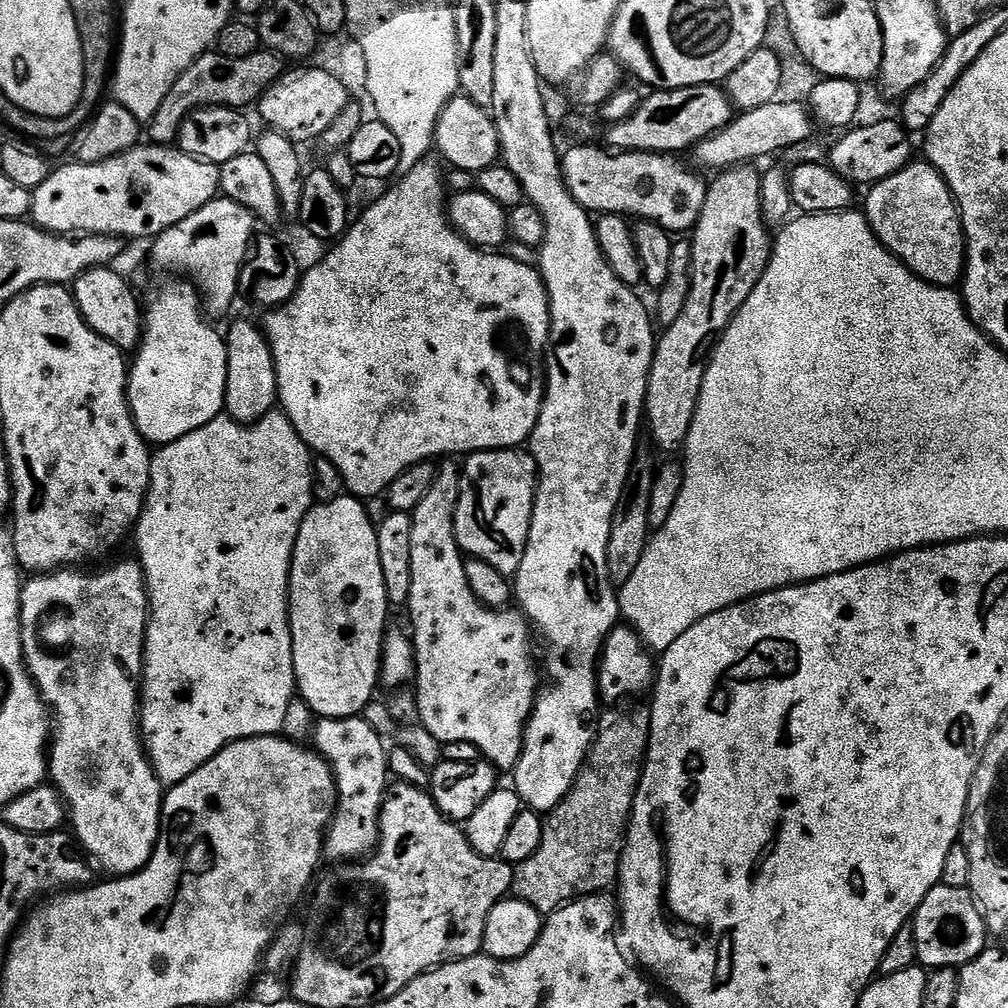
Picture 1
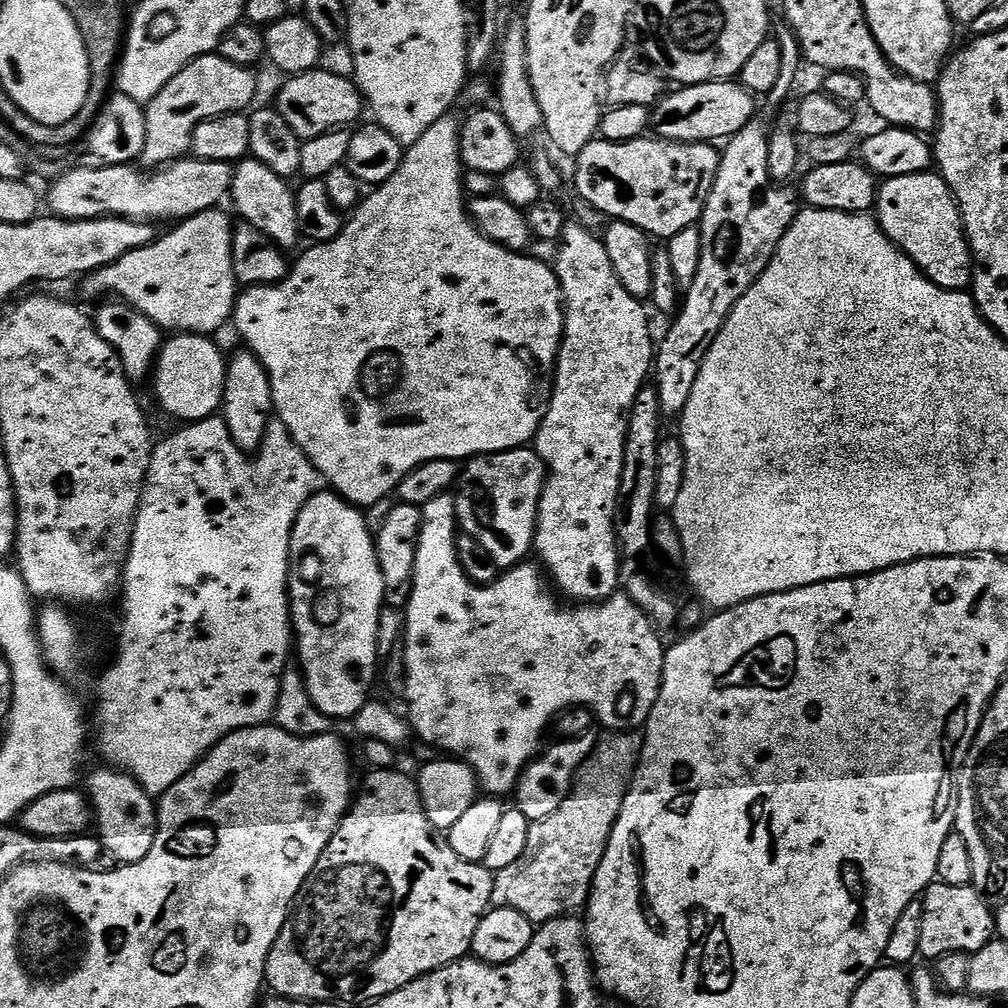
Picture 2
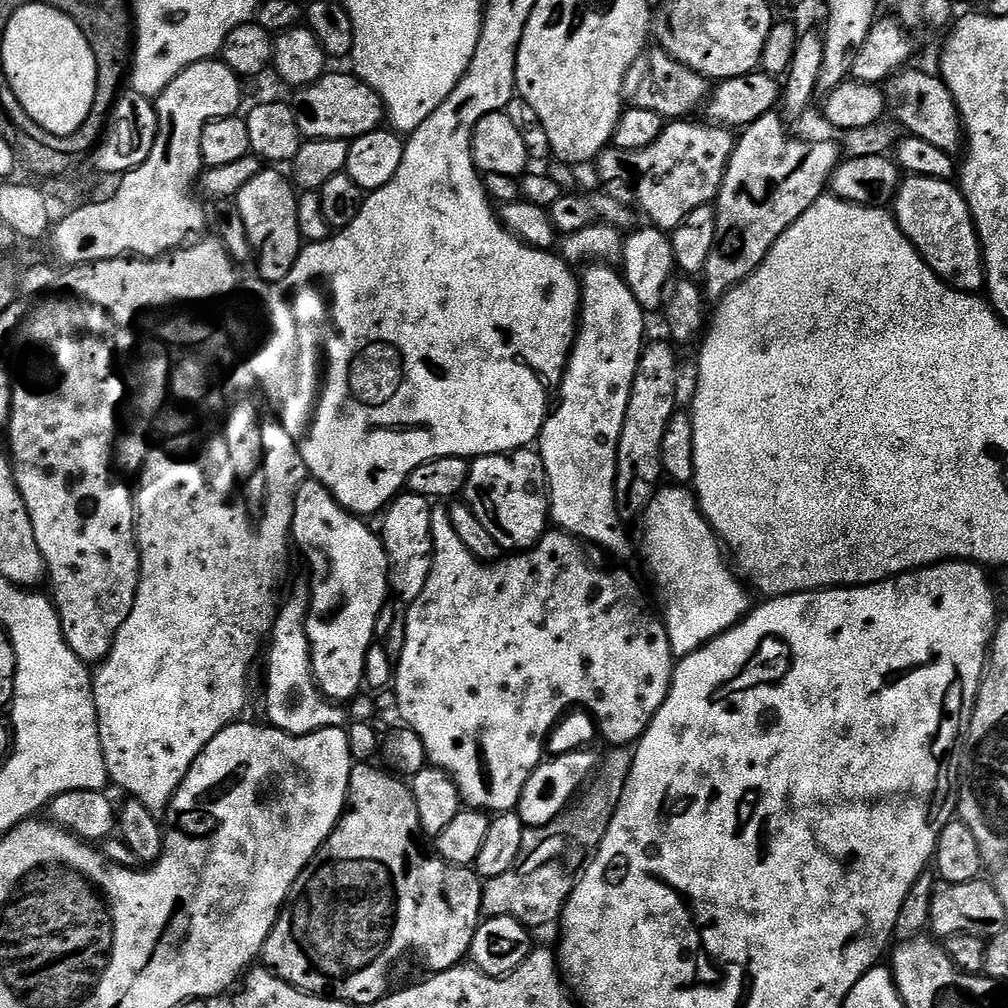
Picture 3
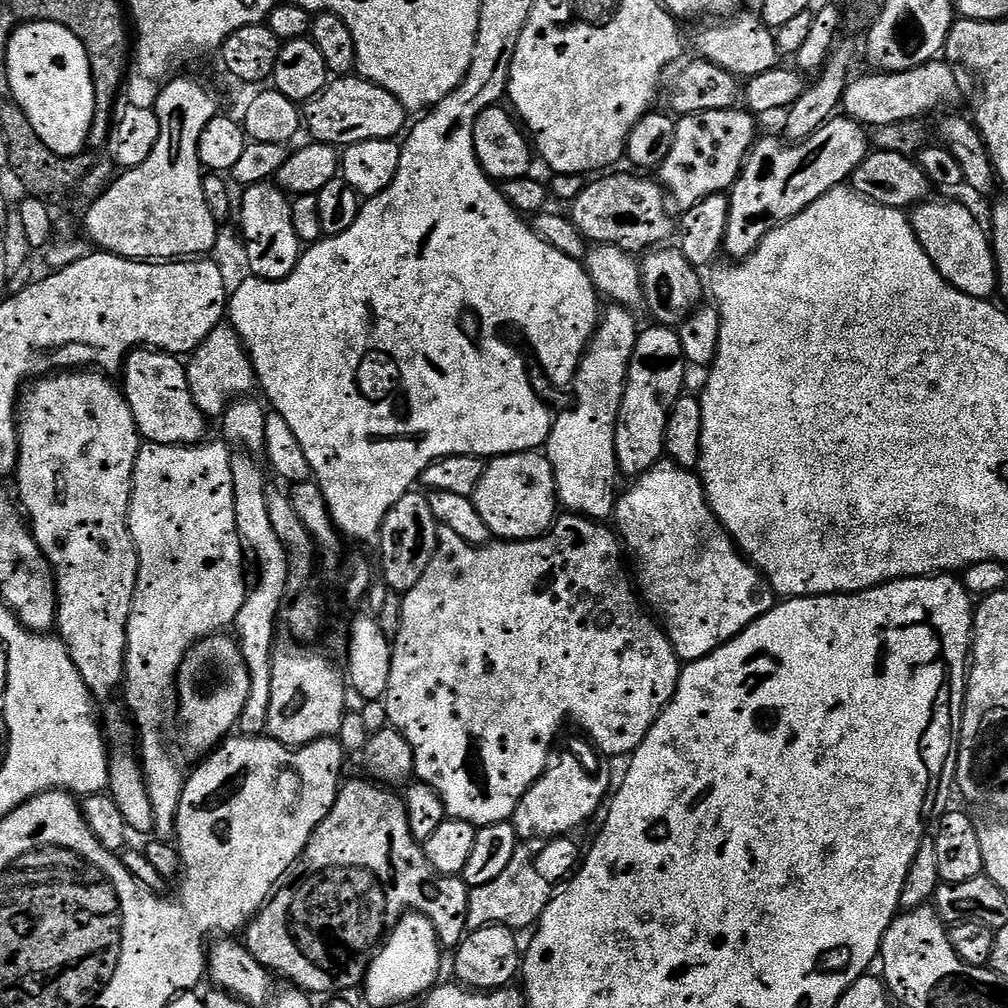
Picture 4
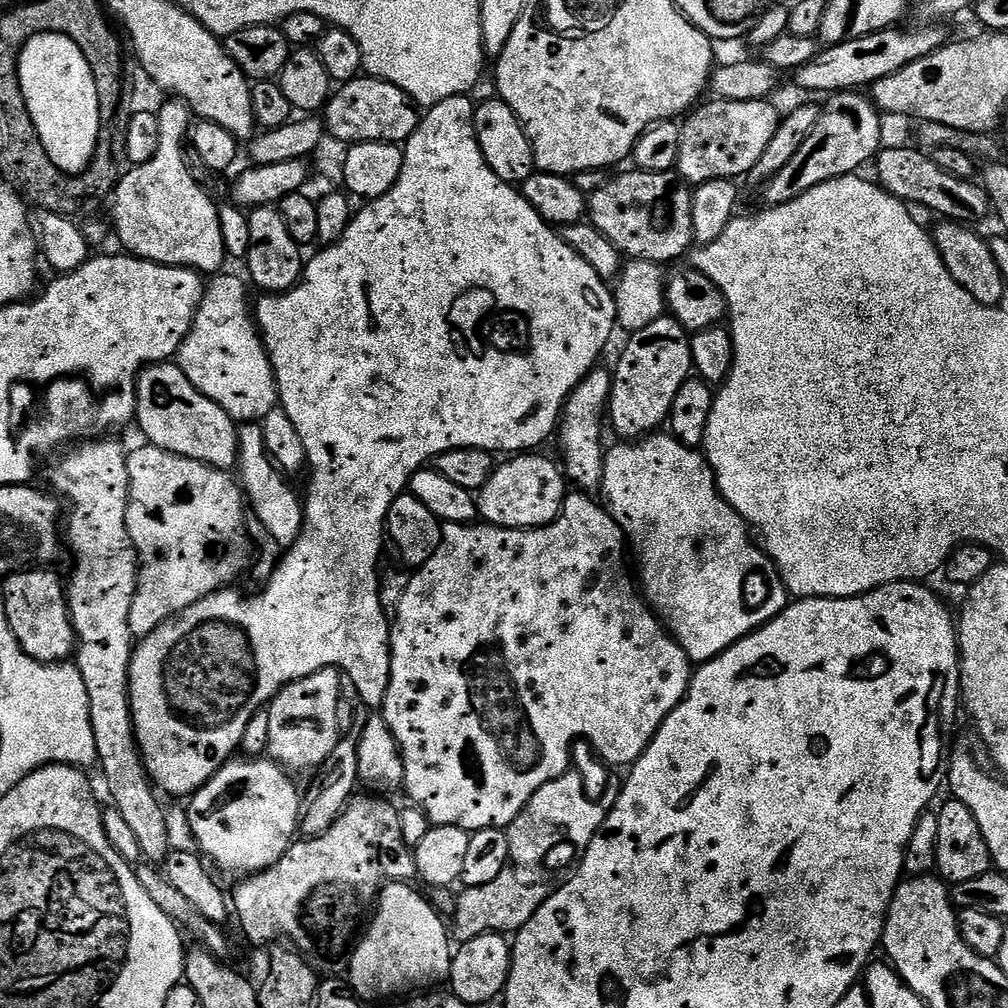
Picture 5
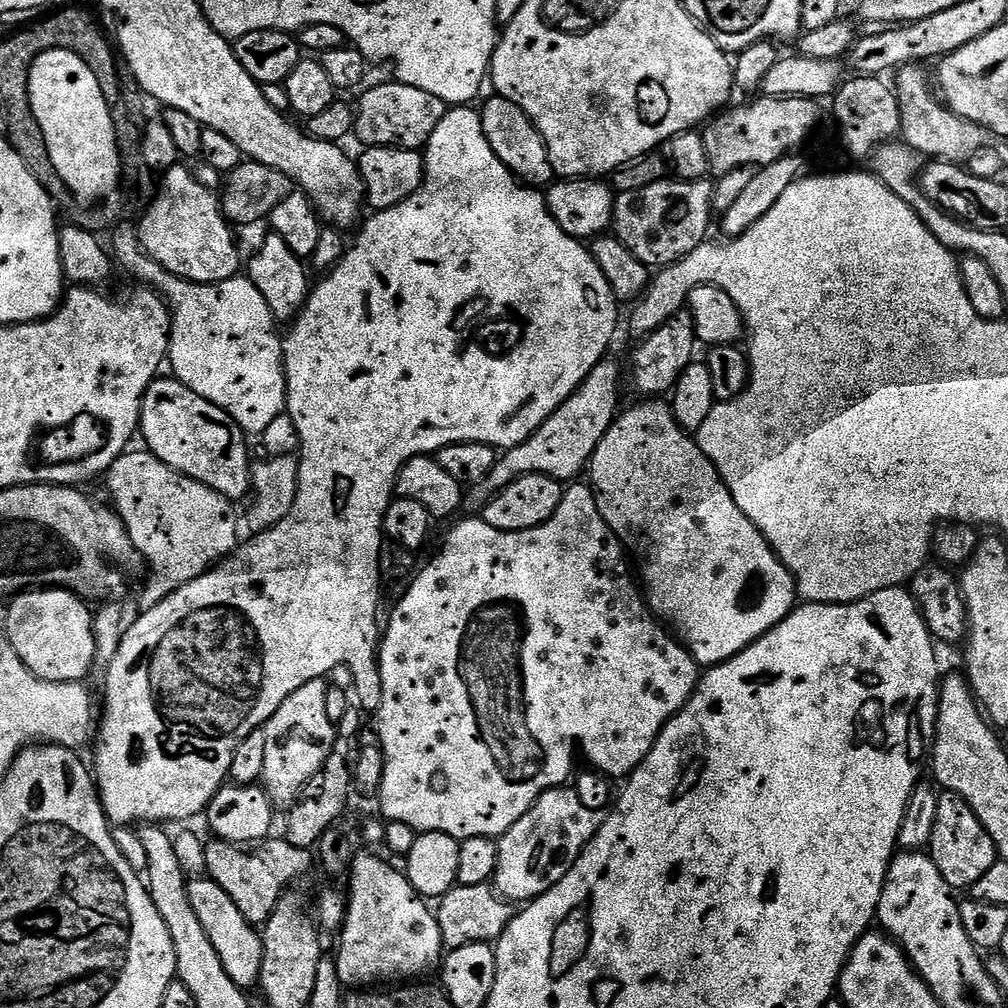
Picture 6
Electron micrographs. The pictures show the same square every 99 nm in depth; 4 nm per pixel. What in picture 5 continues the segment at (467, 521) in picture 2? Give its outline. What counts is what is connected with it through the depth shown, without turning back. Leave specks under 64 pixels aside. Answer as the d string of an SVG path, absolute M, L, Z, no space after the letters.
M516 454L497 467L478 493L479 515L499 528L531 530L554 522L566 495L566 477L561 465L540 454Z

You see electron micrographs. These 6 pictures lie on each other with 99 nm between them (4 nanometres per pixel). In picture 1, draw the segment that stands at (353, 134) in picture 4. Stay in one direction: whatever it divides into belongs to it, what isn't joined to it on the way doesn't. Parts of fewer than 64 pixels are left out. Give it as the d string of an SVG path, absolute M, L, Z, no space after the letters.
M296 66L285 71L264 91L258 101L260 116L273 132L280 132L297 145L303 146L307 140L319 141L321 134L342 114L342 110L350 103L350 93L346 86L331 74L313 66Z

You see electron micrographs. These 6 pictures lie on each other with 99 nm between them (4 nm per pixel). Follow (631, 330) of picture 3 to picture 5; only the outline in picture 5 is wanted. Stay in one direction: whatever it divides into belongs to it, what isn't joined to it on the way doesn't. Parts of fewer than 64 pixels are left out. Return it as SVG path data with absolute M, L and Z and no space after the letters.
M597 366L589 372L588 377L575 388L568 398L562 413L562 423L558 428L560 448L564 451L562 471L577 489L594 490L600 488L606 444L600 441L600 423L605 423L608 395L612 393L612 374L604 366Z

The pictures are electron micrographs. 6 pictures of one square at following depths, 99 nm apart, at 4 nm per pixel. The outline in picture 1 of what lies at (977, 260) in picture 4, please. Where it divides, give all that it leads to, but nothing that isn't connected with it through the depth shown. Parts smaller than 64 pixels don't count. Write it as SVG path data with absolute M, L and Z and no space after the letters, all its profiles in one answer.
M913 162L885 180L867 189L868 201L862 205L862 211L868 217L868 224L878 239L886 245L889 252L903 262L913 274L928 284L937 284L940 288L951 288L961 283L966 259L964 243L964 223L960 220L960 210L939 172L927 162Z

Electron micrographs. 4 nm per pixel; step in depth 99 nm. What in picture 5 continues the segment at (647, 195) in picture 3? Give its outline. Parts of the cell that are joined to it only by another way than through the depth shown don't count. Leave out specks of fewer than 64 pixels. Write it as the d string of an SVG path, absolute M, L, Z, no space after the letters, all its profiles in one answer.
M712 98L709 101L693 107L680 128L680 149L674 168L689 186L747 177L766 146L770 146L770 138L774 138L782 119L768 100L730 102Z

